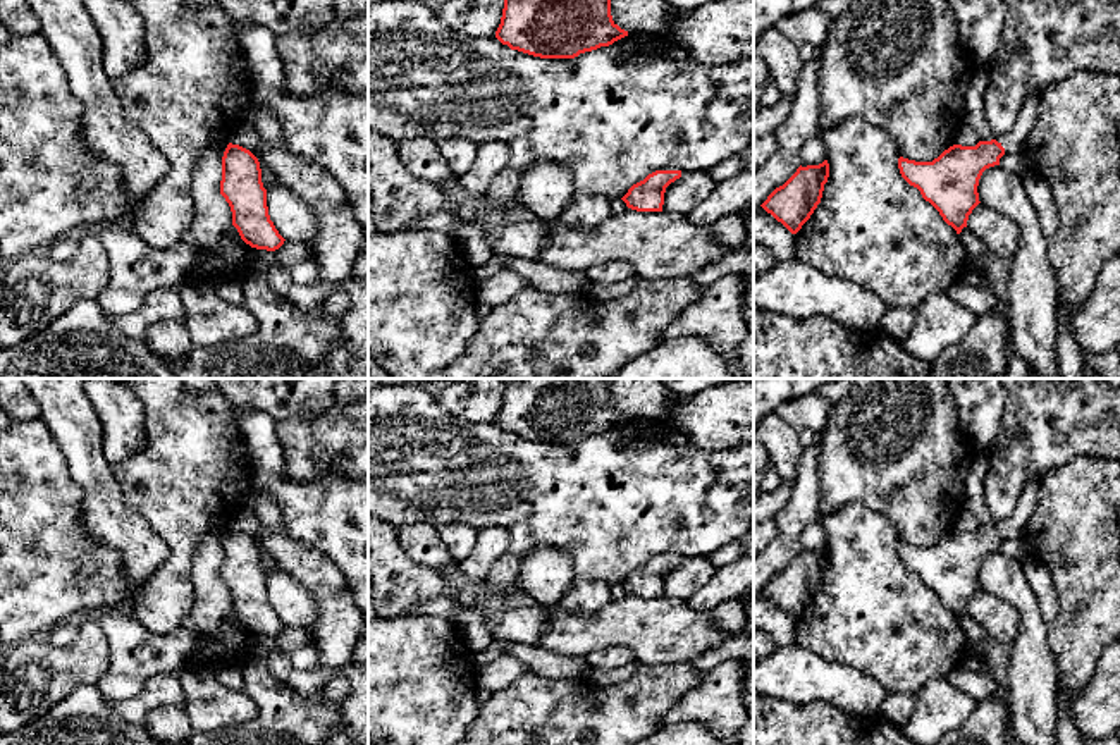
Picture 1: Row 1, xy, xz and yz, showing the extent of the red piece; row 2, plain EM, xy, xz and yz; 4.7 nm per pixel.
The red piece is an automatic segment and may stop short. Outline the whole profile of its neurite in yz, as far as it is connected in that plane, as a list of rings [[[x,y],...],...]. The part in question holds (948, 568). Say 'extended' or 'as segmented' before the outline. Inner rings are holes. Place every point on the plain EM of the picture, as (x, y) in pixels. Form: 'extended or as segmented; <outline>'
extended; [[[1027,482],[1008,520],[979,526],[975,532],[953,530],[932,547],[900,542],[900,559],[960,619],[967,613],[969,600],[981,588],[977,571],[982,557],[1000,551],[1003,540],[1024,539],[1025,526],[1037,504],[1037,494],[1039,482]]]

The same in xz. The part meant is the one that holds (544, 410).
as segmented; [[[502,379],[495,423],[540,444],[575,444],[628,422],[611,401],[611,379]]]

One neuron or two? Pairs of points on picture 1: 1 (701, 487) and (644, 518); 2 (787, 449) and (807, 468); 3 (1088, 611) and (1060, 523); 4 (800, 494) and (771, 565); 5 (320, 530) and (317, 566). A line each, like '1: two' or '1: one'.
1: one
2: two
3: one
4: one
5: two

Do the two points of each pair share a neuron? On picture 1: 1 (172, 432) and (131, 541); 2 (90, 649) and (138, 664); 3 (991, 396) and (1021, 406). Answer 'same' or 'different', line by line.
1: different
2: different
3: different

